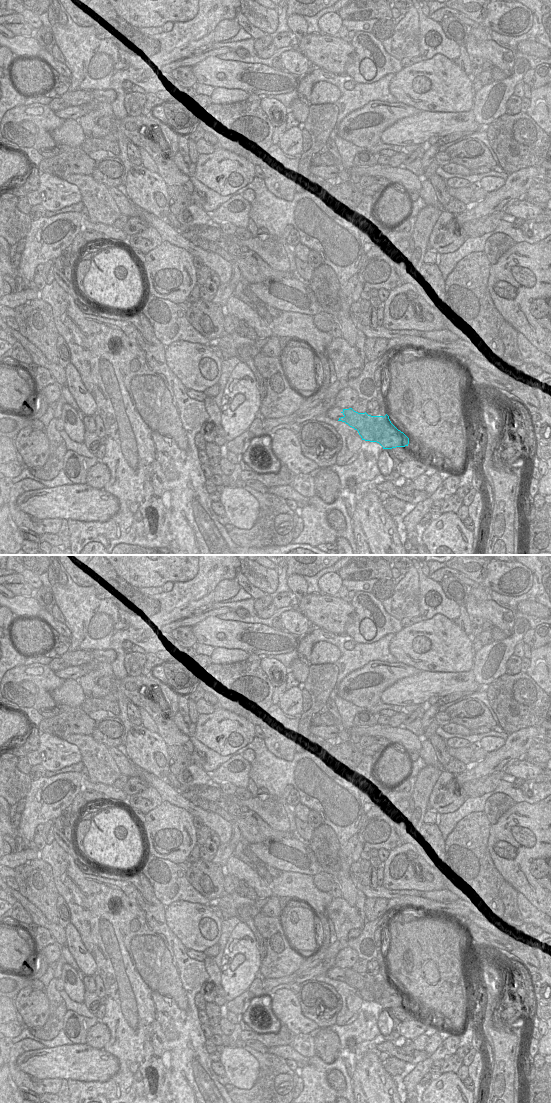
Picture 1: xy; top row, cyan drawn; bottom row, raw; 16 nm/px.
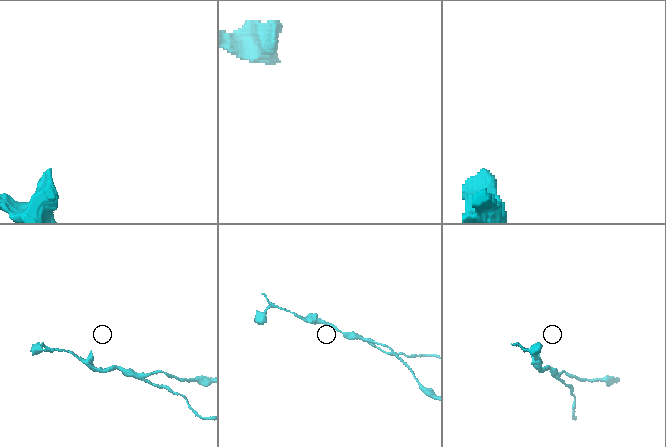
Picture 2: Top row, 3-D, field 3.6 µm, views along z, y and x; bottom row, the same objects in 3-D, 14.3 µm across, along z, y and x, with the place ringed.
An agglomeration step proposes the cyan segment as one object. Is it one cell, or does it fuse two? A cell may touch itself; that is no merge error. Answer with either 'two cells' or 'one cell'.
two cells

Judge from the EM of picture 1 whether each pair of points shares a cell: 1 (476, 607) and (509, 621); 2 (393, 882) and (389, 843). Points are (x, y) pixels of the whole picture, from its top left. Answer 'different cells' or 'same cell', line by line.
1: same cell
2: different cells

